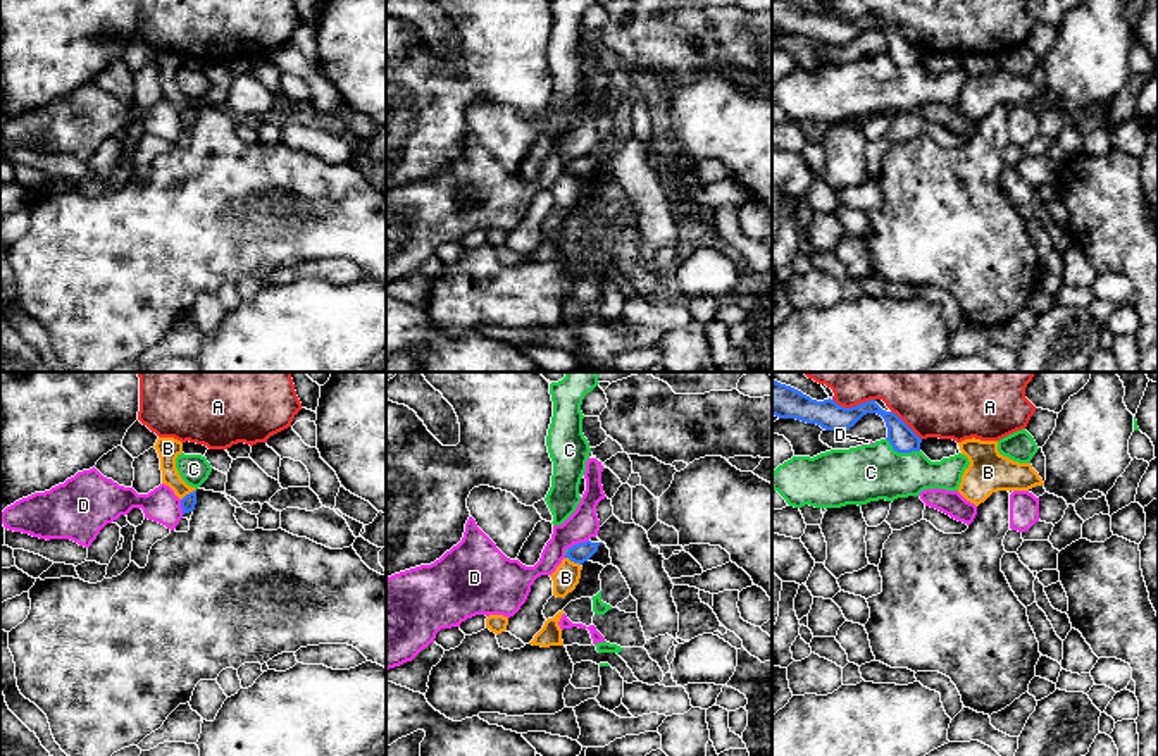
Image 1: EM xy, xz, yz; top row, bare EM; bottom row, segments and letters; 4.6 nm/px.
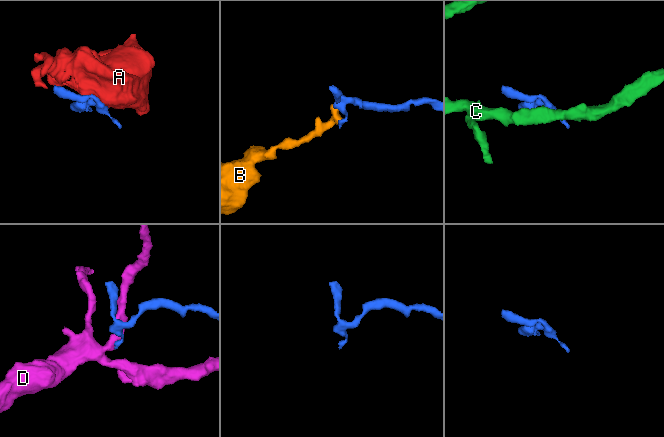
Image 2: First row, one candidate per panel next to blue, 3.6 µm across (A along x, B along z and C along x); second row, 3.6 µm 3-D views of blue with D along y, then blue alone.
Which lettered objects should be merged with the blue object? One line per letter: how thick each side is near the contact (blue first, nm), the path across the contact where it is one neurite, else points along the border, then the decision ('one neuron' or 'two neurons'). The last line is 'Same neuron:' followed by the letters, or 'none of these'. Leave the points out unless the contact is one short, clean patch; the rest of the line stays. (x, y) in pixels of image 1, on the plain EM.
A: 140/160 nm | two neurons
B: 70/110 nm | along xy (195, 104), (181, 114) | two neurons
C: 120/260 nm | two neurons
D: 90/150 nm | two neurons
Same neuron: none of these

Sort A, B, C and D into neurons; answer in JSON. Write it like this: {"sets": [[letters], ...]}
{"sets": [["A"], ["B"], ["C"], ["D"]]}

